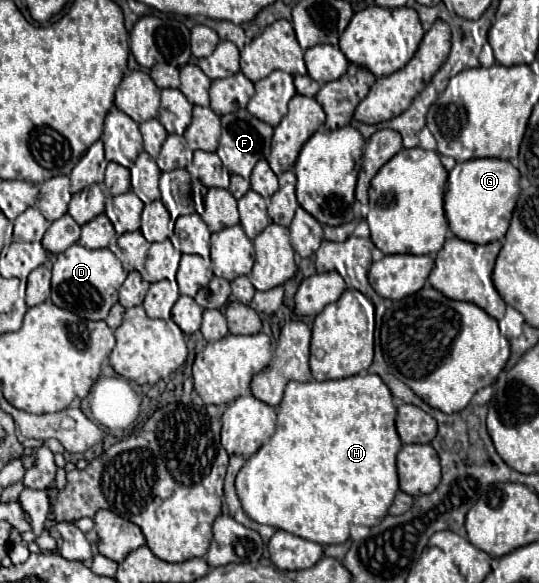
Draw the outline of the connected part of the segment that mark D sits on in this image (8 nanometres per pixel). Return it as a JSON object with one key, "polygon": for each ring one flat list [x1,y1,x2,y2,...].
{"polygon":[[73,244,57,256,53,262,51,302,87,320,105,320,111,306,117,302,119,286,125,282,127,272,109,248,89,250,81,244]]}

